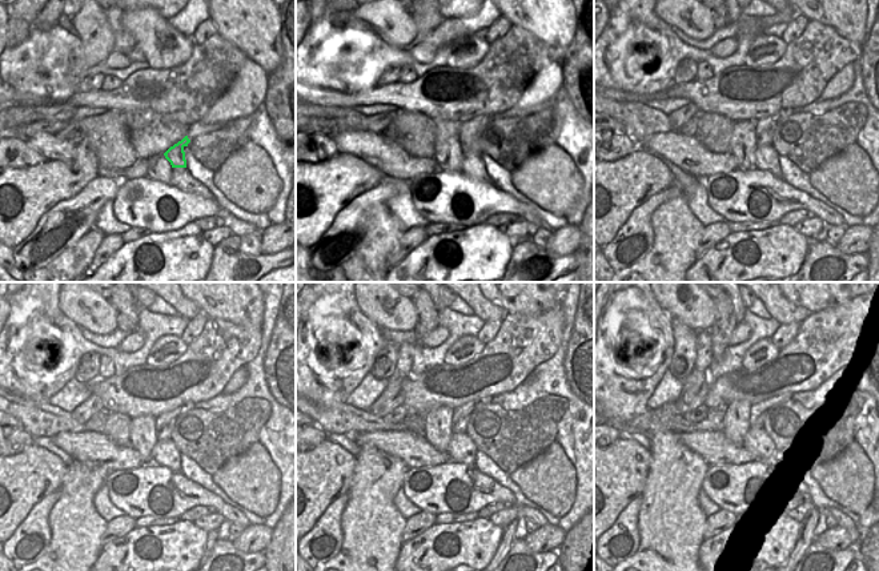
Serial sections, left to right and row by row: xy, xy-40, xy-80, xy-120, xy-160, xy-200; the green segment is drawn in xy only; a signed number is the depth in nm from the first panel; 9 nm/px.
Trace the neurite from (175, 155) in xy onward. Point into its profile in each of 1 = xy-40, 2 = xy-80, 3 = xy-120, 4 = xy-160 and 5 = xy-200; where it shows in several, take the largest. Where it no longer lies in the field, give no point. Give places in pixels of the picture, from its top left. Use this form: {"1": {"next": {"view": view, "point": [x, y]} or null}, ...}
{"1": {"next": {"view": "xy-40", "point": [469, 131]}}, "2": {"next": {"view": "xy-80", "point": [763, 127]}}, "3": {"next": {"view": "xy-120", "point": [164, 423]}}, "4": {"next": {"view": "xy-160", "point": [461, 414]}}, "5": {"next": {"view": "xy-200", "point": [758, 410]}}}

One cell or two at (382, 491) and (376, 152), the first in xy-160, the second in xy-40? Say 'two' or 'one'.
two

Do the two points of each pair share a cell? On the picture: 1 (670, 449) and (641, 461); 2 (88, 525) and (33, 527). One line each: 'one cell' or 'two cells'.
1: two cells
2: two cells

